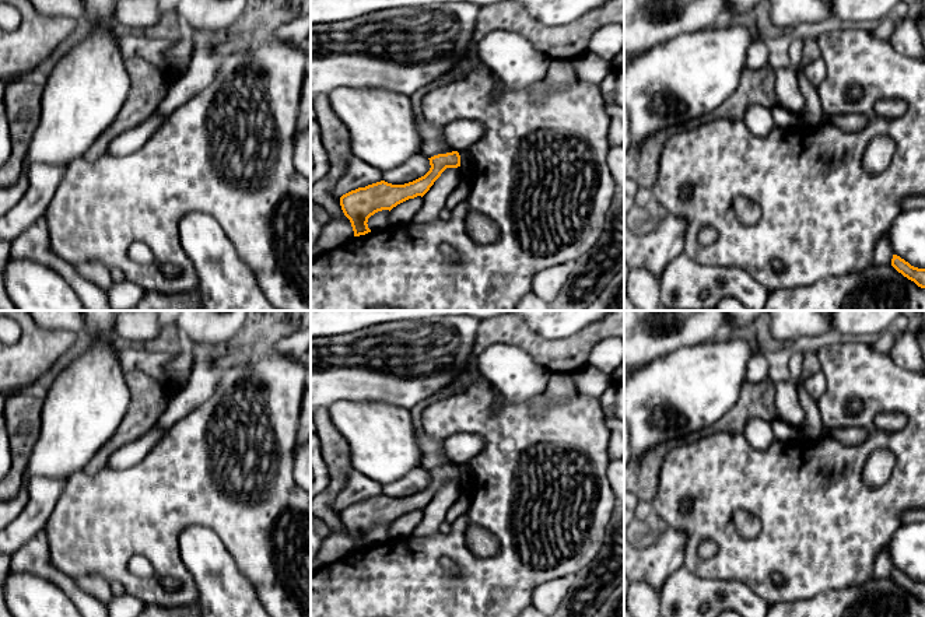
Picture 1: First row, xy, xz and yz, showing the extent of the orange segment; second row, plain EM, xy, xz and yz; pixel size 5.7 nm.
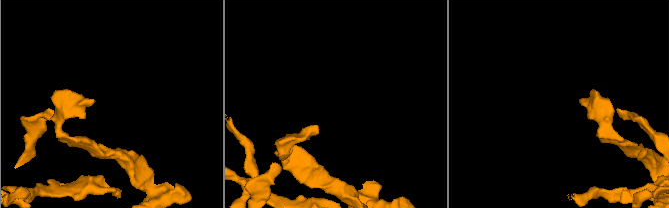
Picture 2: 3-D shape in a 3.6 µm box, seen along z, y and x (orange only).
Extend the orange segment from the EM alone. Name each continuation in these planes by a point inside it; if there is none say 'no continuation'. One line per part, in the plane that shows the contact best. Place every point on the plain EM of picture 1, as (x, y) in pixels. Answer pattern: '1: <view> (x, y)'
no continuation

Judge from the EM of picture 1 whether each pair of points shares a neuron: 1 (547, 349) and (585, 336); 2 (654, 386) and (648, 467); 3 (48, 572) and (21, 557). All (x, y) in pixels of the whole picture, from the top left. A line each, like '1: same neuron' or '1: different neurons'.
1: same neuron
2: different neurons
3: same neuron

